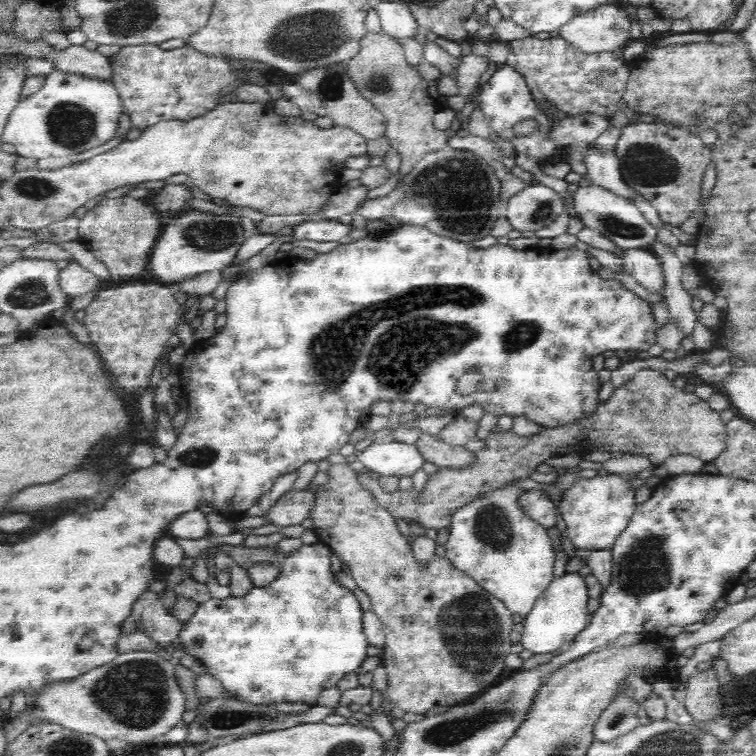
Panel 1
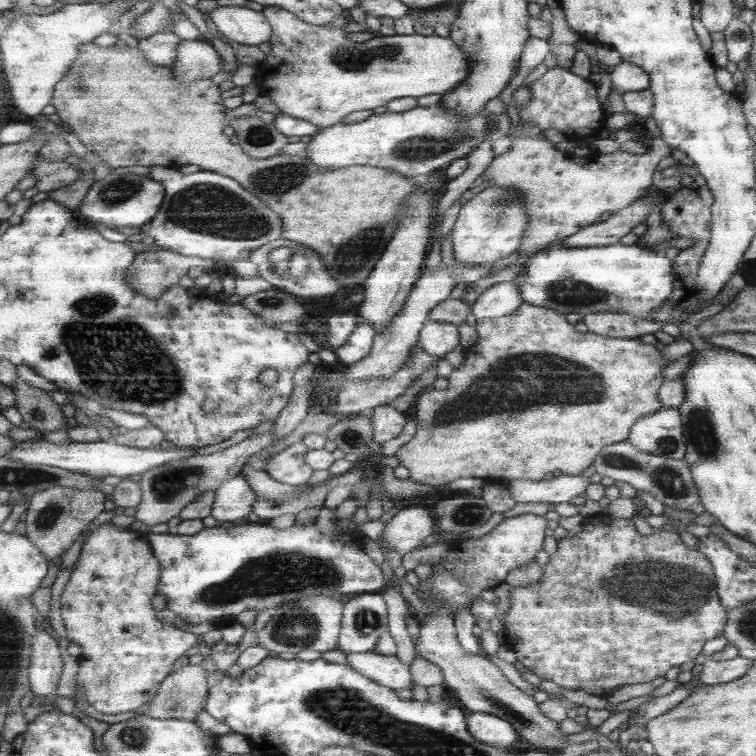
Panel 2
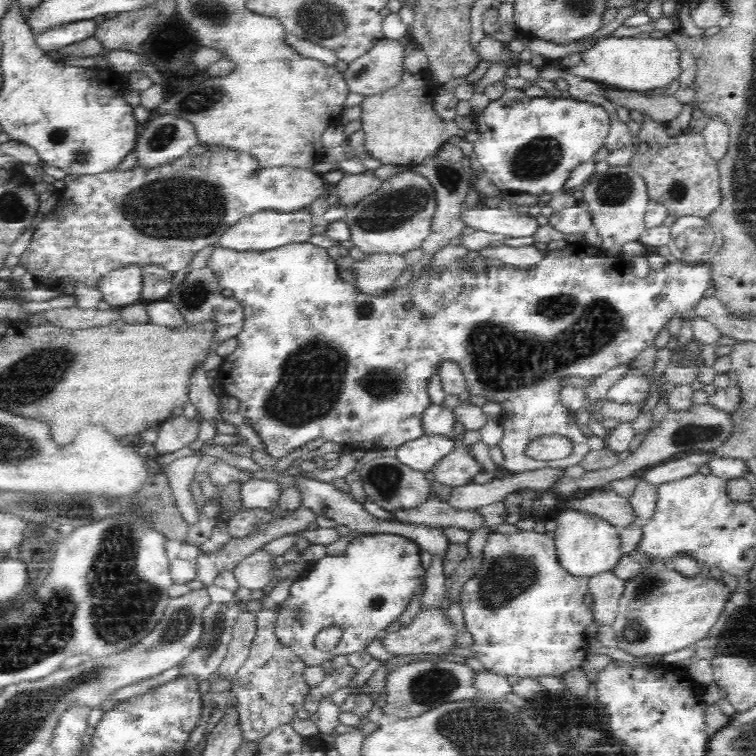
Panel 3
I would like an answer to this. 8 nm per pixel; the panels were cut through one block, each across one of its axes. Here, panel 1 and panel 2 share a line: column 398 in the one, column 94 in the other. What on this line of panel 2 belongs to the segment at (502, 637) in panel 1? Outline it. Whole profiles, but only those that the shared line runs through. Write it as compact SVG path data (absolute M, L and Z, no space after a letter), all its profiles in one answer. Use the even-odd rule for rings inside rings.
M110 521L108 523L85 539L60 597L60 610L67 638L82 649L75 679L84 688L89 704L103 714L123 714L148 706L162 682L174 672L175 662L185 656L189 648L201 645L202 636L181 630L161 618L160 611L153 607L153 598L160 594L162 566L151 546L149 532L117 530Z

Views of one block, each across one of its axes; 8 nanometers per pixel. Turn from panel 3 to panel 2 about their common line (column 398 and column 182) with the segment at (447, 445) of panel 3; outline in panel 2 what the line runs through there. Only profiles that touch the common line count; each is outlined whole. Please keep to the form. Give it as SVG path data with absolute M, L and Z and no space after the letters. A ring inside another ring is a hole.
M113 439L99 442L72 442L71 444L53 444L46 440L34 440L14 445L5 457L11 457L20 463L32 465L47 465L81 473L95 479L103 479L105 476L119 476L126 479L127 476L145 474L156 466L187 460L197 455L197 447L175 447L174 449L139 448L117 443Z

